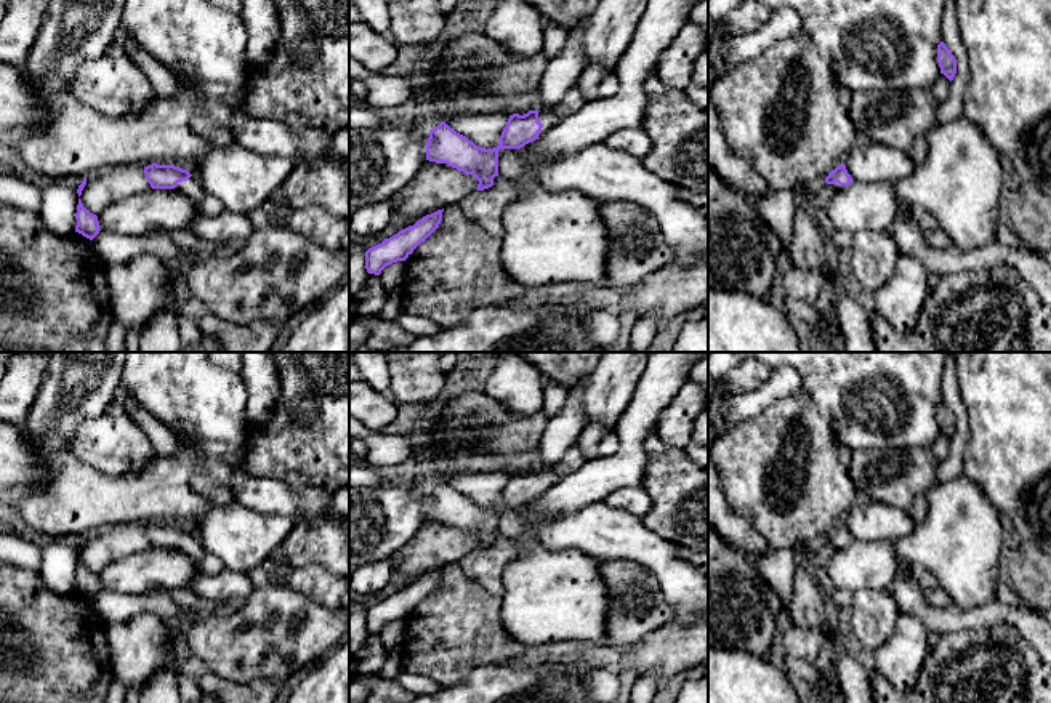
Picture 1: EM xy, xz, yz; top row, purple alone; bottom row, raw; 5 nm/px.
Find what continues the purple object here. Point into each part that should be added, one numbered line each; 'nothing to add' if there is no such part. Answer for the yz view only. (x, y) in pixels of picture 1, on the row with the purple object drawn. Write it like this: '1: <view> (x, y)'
1: yz (809, 189)

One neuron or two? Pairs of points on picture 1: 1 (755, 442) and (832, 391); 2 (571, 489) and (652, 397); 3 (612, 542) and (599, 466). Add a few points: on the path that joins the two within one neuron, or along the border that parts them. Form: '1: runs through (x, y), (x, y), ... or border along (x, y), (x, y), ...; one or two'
1: border along (801, 386), (830, 425), (833, 436); two
2: runs through (598, 478), (632, 449), (635, 425); one
3: border along (603, 500), (567, 514); two

